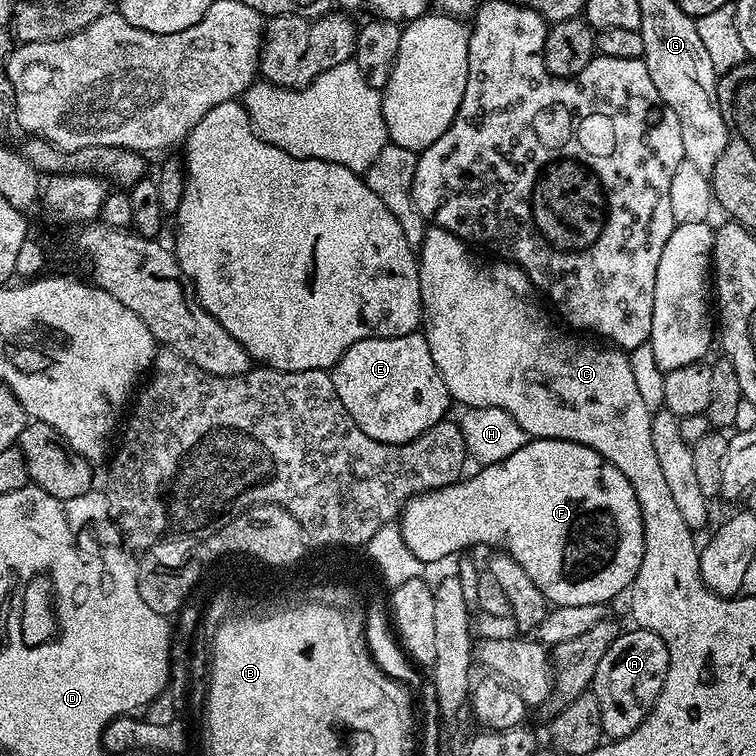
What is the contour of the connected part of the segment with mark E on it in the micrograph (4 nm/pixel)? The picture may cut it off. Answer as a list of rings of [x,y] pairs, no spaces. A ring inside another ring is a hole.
[[[413,330],[399,336],[355,340],[330,369],[332,385],[348,416],[370,438],[383,444],[405,444],[445,419],[450,405],[448,387],[430,354],[427,338]]]

